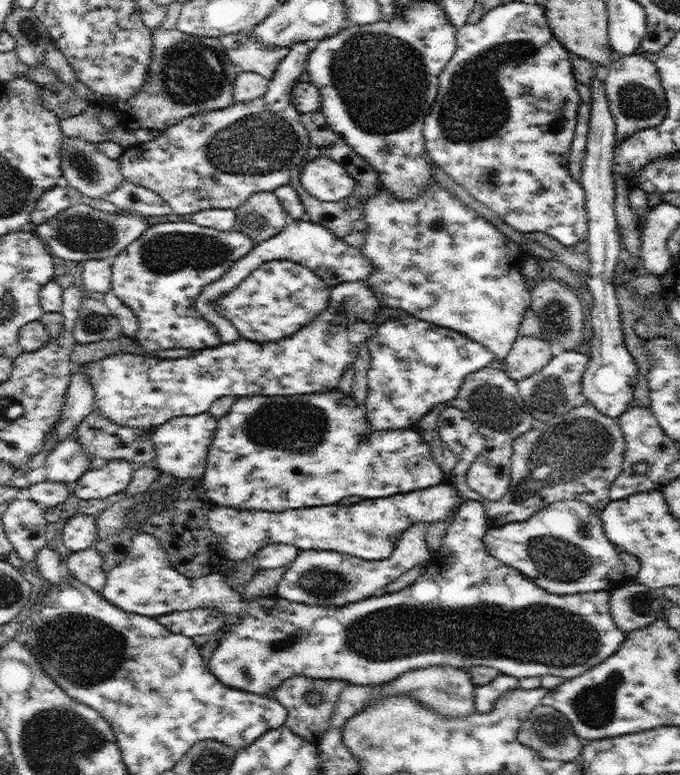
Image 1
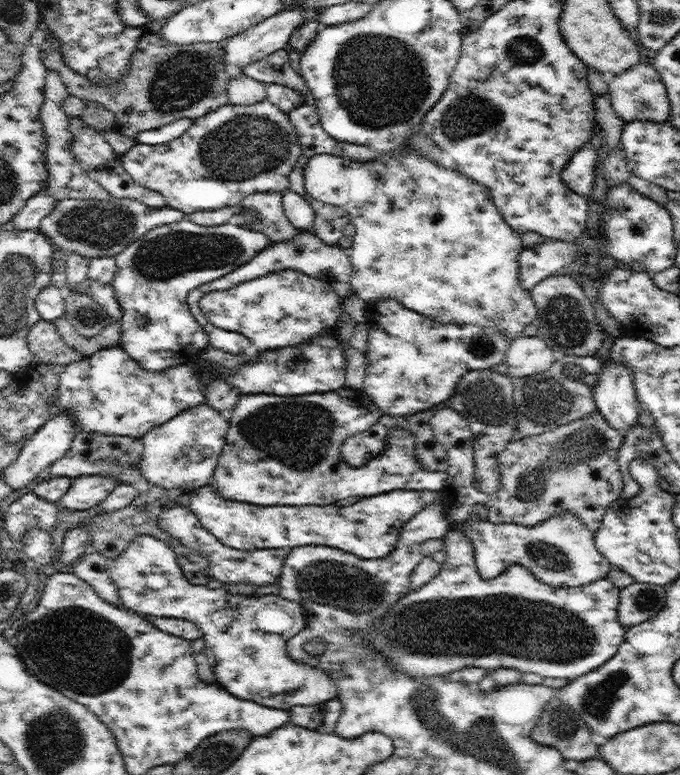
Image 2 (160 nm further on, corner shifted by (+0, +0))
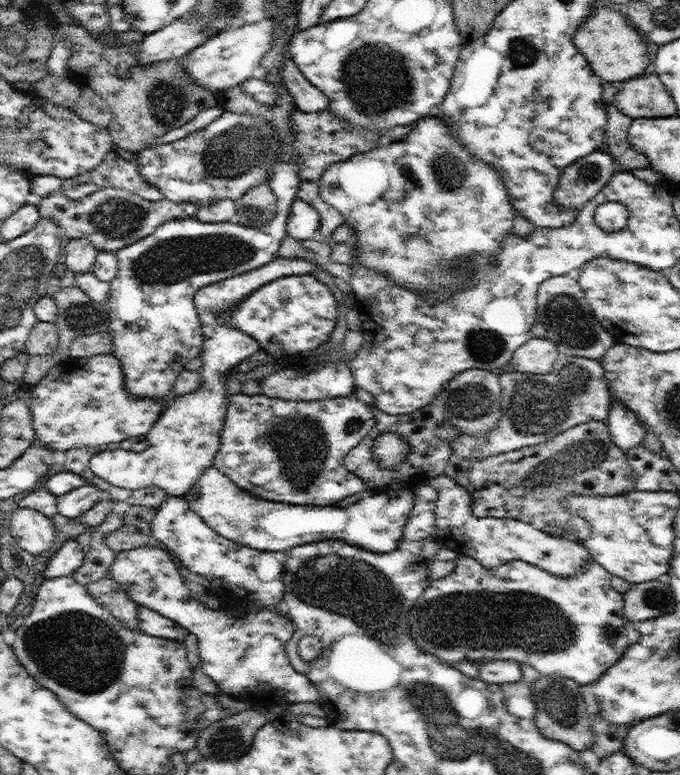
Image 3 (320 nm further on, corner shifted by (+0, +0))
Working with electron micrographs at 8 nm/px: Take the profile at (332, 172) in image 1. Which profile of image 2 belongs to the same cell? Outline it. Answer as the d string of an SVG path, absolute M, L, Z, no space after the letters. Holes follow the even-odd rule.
M410 148L392 151L370 162L317 154L308 159L303 175L305 189L312 198L344 208L354 224L356 234L348 253L353 268L349 283L361 300L396 300L430 320L496 328L511 341L536 321L535 302L519 281L519 254L525 248L521 233L504 220L488 187Z

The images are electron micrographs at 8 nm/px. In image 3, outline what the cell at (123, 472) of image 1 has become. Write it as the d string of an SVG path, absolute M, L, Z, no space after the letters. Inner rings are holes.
M91 483L75 488L68 494L57 497L57 512L77 519L100 500L103 490L104 485L96 486Z

